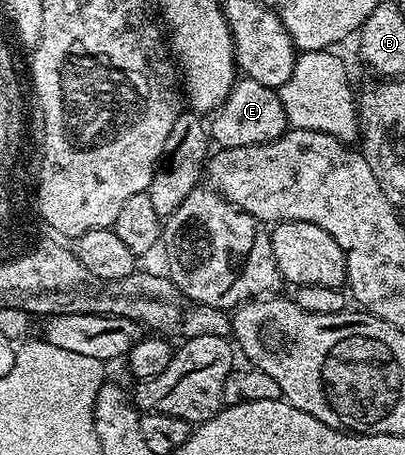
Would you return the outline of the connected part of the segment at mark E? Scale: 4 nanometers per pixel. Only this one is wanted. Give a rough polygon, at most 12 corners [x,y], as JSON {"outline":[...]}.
{"outline":[[235,79],[213,113],[218,148],[272,142],[288,131],[279,93]]}

